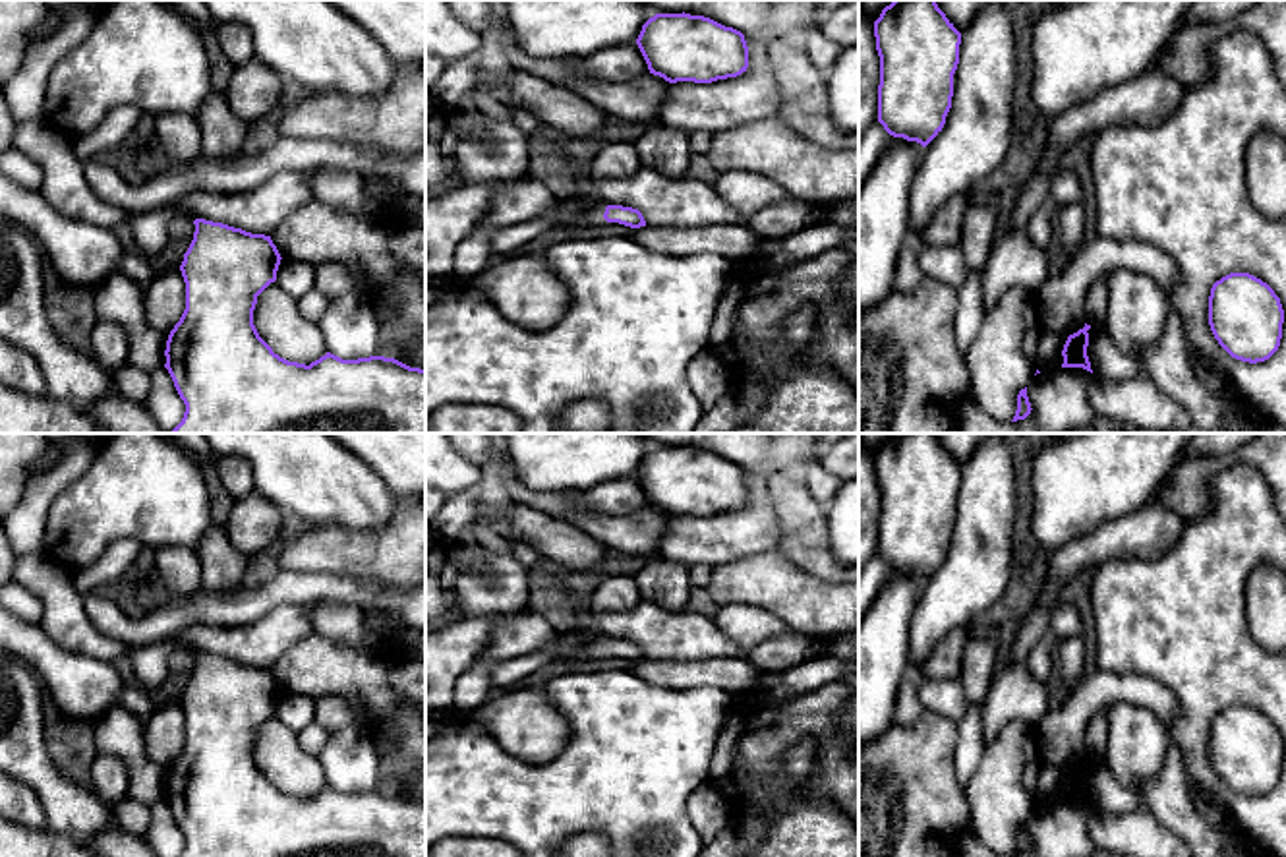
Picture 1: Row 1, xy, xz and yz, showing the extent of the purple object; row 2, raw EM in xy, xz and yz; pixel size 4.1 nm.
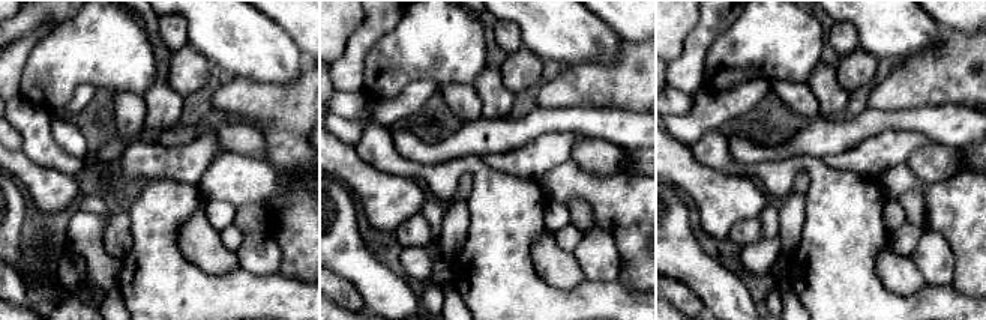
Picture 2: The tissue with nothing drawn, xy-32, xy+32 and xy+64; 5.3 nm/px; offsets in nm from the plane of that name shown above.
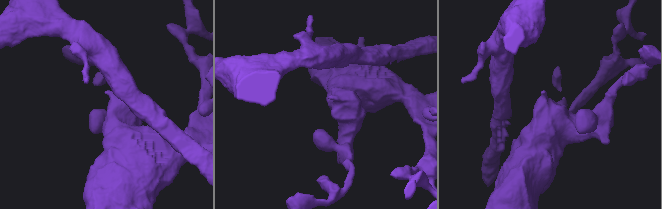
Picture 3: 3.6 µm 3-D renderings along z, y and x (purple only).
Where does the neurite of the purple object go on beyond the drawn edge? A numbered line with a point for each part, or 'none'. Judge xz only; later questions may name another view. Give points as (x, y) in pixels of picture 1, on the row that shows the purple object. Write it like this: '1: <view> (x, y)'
1: xz (592, 215)

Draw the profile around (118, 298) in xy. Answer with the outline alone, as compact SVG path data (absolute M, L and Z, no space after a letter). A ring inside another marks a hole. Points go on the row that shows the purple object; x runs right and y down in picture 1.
M122 271L108 275L97 288L95 310L99 319L122 325L130 337L128 366L149 375L166 364L166 335L147 321L145 292L141 284Z

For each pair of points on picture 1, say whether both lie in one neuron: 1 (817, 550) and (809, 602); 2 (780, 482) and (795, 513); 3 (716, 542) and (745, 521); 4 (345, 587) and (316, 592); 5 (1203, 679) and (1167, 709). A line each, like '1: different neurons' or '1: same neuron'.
1: different neurons
2: same neuron
3: same neuron
4: same neuron
5: different neurons

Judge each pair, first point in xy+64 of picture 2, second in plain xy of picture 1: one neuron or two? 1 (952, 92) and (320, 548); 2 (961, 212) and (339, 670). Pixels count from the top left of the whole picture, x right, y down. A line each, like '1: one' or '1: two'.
1: one
2: one

